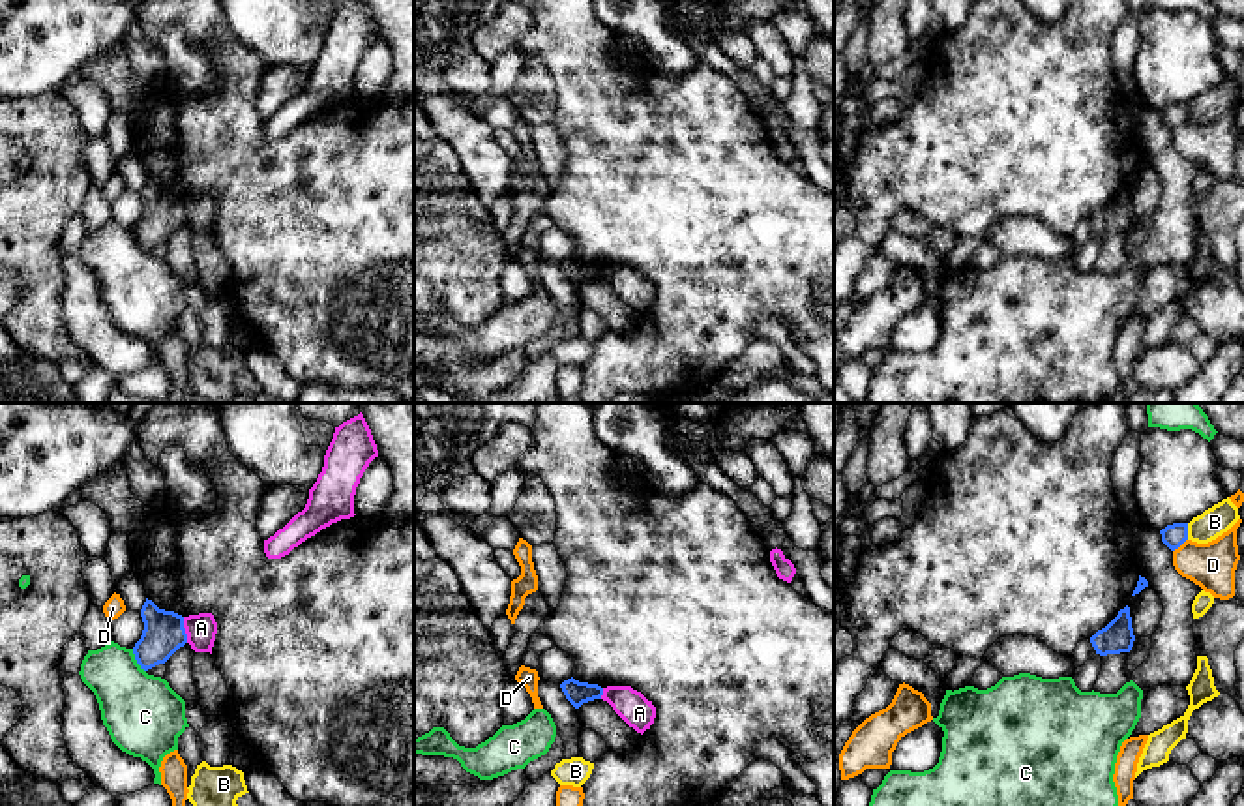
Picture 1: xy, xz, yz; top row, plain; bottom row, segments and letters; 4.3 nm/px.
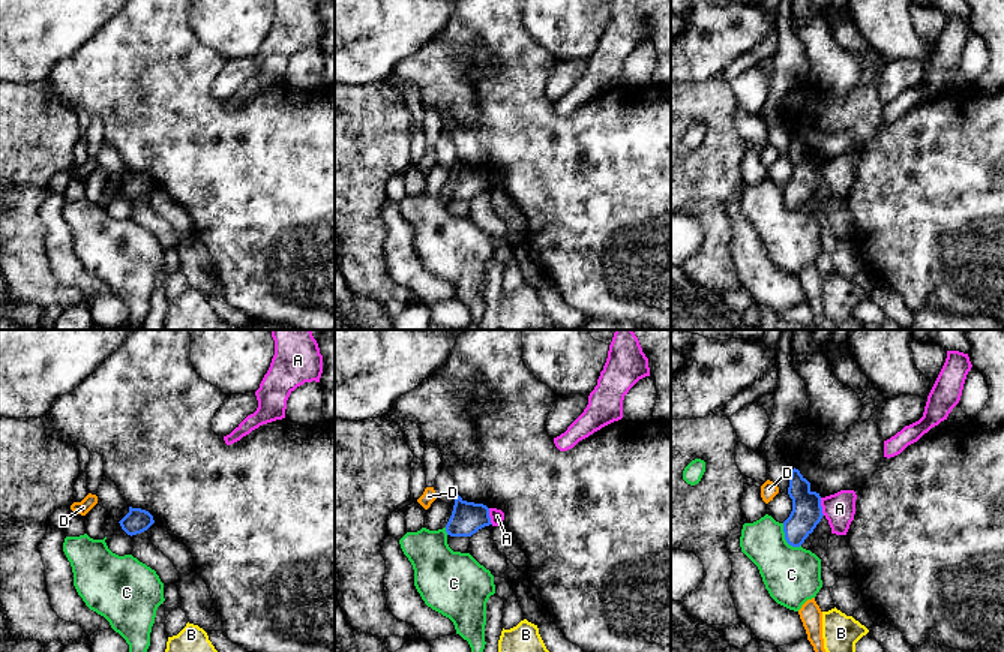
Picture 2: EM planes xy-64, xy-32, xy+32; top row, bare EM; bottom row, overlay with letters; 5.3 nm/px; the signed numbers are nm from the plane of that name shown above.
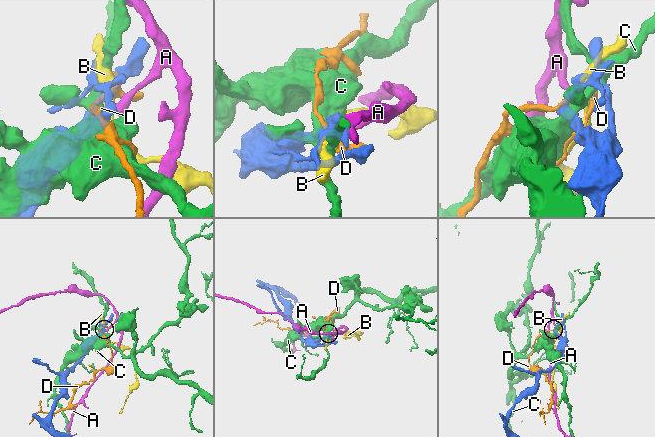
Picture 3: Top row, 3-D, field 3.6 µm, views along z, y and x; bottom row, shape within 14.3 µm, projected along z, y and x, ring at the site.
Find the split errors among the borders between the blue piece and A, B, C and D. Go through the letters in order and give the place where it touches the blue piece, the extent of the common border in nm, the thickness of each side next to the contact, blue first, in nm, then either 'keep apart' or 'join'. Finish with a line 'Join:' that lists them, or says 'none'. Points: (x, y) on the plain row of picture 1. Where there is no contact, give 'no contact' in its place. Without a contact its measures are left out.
A: xy (184, 210) | 110 nm | 180/130 nm | keep apart
B: yz (1186, 111) | 70 nm | 100/120 nm | keep apart
C: xy (137, 240) | 120 nm | 180/340 nm | keep apart
D: yz (1179, 126) | 90 nm | 100/200 nm | keep apart
Join: none

